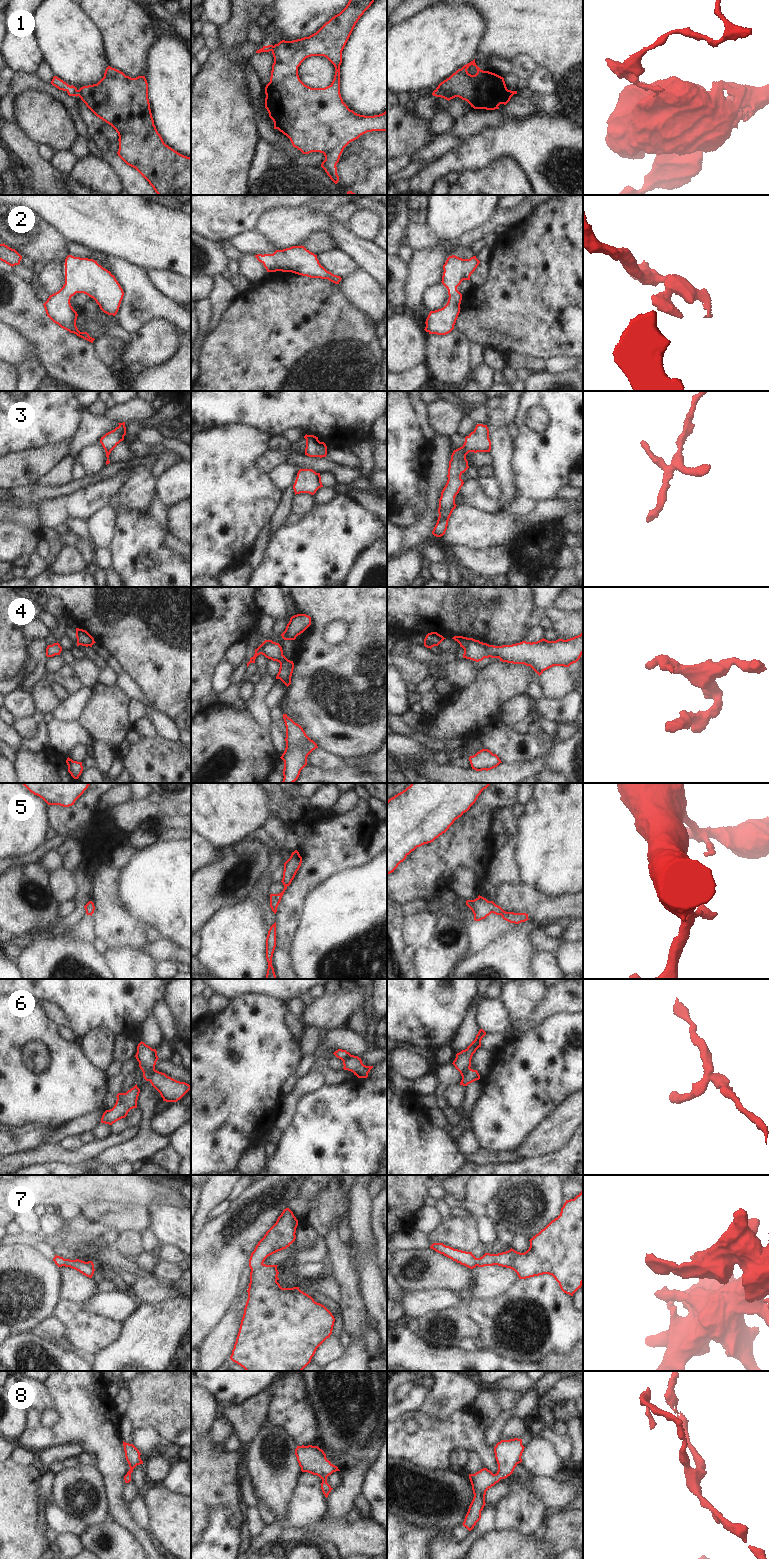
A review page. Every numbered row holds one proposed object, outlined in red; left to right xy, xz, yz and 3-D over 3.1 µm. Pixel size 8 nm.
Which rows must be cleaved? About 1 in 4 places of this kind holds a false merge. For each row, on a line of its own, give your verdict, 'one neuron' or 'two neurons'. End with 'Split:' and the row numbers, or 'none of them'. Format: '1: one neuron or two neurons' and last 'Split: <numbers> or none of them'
1: two neurons
2: one neuron
3: one neuron
4: one neuron
5: one neuron
6: two neurons
7: one neuron
8: one neuron
Split: 1, 6

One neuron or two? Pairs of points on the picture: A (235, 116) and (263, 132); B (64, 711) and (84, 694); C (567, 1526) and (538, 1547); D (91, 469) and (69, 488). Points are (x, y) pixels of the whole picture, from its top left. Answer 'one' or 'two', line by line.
A: two
B: one
C: two
D: two

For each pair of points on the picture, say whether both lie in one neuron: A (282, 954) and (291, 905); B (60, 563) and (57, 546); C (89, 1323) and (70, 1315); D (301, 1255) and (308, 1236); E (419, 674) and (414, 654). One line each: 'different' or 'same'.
A: same
B: different
C: same
D: different
E: different

